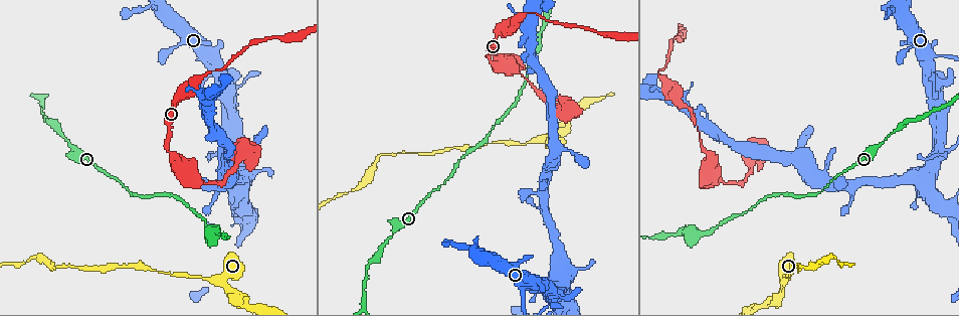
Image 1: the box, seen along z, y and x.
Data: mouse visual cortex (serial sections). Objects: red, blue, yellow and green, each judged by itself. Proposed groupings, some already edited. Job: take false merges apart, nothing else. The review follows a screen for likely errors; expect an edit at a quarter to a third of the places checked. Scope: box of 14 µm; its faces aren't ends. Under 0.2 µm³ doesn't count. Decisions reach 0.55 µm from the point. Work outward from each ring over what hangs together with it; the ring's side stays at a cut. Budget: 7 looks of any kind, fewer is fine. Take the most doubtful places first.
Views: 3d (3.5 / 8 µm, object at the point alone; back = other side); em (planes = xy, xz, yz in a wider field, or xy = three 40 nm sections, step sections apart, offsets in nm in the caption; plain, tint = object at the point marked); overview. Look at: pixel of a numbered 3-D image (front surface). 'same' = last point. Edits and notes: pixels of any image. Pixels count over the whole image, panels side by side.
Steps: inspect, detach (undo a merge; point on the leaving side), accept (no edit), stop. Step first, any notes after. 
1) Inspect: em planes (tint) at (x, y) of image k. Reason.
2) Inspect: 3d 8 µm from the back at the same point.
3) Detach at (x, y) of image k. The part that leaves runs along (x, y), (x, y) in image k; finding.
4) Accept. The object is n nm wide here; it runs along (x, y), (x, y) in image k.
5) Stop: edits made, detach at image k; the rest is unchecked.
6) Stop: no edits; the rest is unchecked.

Inspect: 3d 3.5 µm from the back at (521, 74) of image 1. Thin neck.

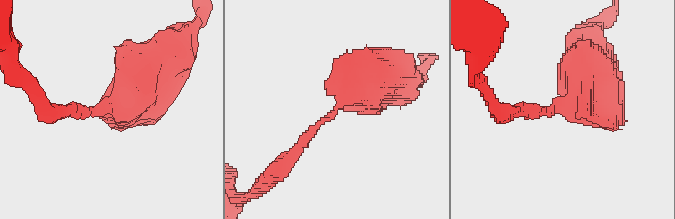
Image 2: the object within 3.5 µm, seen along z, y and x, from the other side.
Inspect: em xy step 3 (tint) at (337, 111) of image 2. Now the EM.

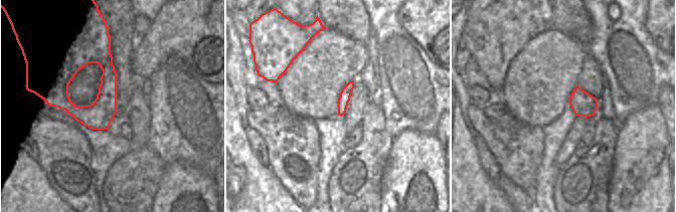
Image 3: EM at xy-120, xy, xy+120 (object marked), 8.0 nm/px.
Accept. All the same cell.

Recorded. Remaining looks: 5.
Inspect: 3d 3.5 µm at (246, 155) of image 1. Abrupt turn.

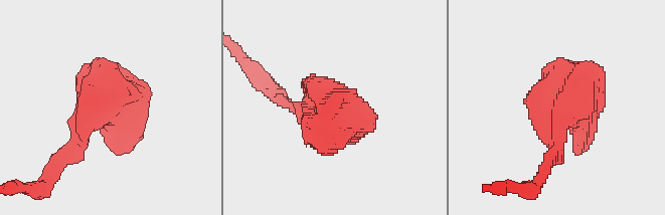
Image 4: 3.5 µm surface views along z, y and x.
Inspect: em xy step 5 (tint) at (109, 109) of image 4. Now the EM.

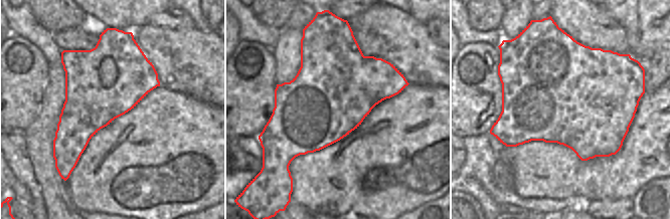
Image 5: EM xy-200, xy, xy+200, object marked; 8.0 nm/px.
Accept. The object is 650 nm wide here; it runs along (295, 108), (353, 126) in image 4; all the same cell.

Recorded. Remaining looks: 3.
Inspect: em planes (tint) at (166, 274) of image 1.

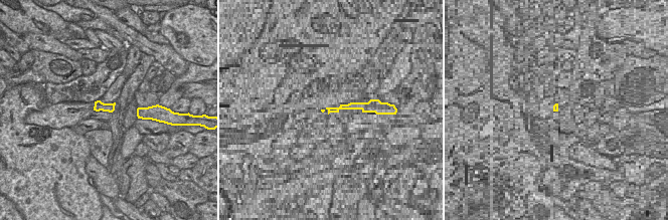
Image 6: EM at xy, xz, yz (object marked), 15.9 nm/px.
Inspect: 3d 3.5 µm at the same point. See where the arms go.

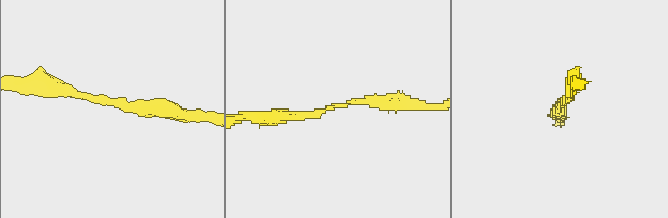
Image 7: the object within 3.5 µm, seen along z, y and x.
Accept. The object is 160 nm wide here; it runs along (180, 115), (125, 108), (50, 83) in image 7; one cell here.

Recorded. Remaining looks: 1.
Stop: no edits; the rest is unchecked.

